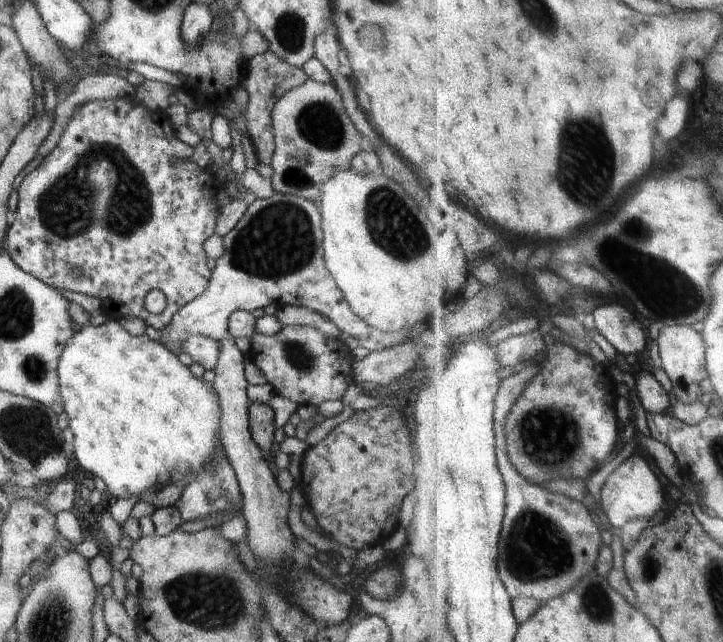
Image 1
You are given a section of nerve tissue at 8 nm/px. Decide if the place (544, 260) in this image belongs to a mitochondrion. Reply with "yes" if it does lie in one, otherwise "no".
no

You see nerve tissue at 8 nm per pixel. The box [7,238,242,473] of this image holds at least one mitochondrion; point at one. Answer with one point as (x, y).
(34, 368)

